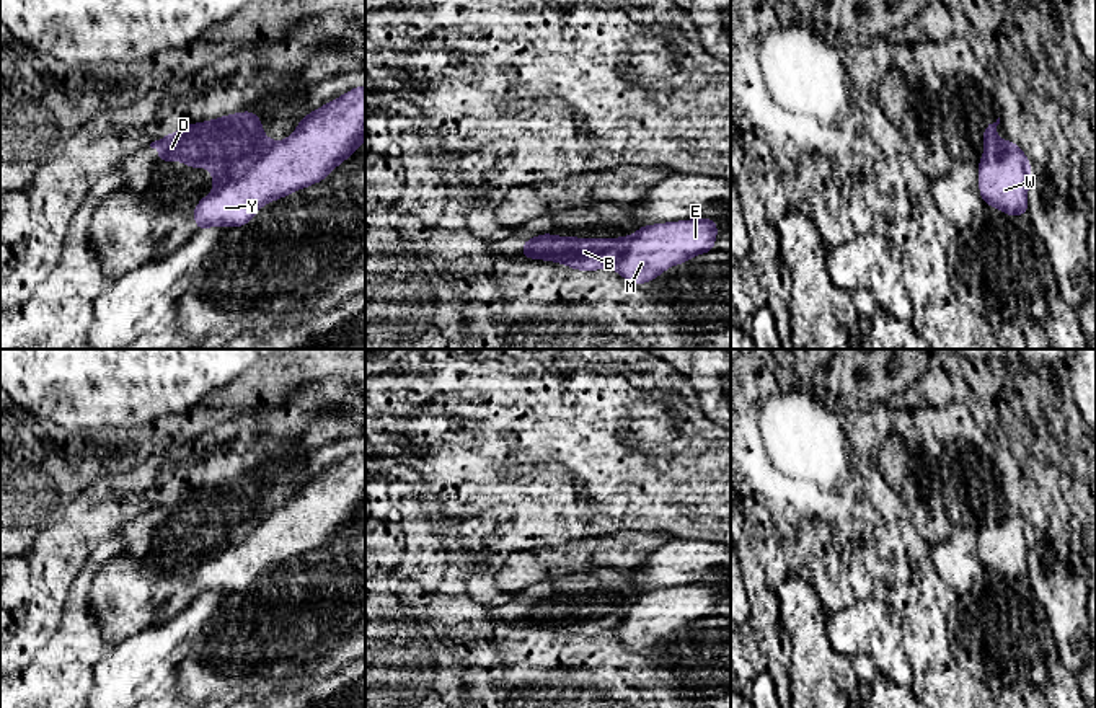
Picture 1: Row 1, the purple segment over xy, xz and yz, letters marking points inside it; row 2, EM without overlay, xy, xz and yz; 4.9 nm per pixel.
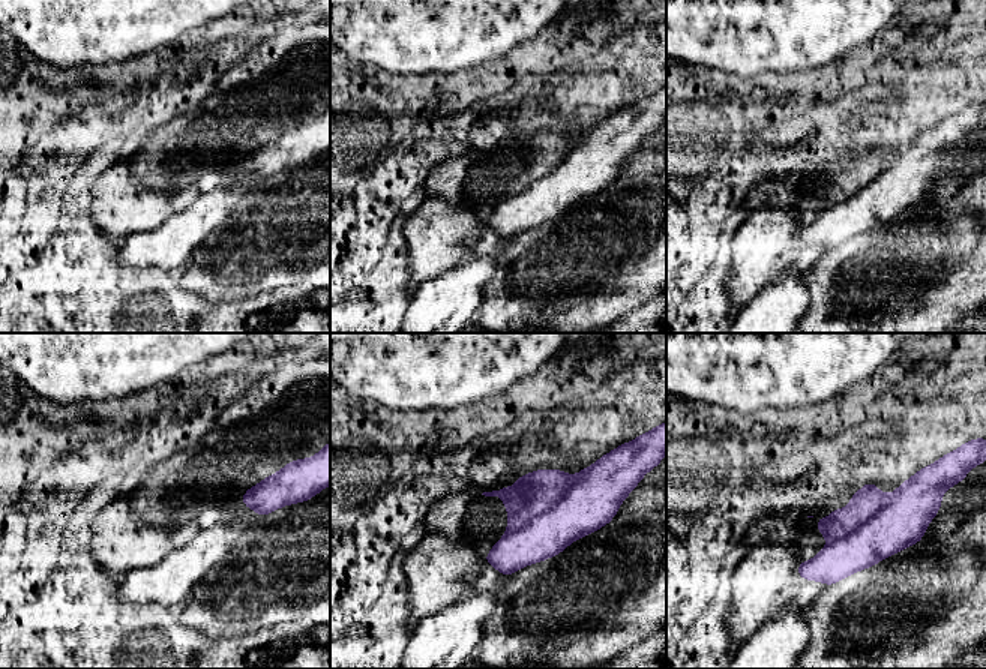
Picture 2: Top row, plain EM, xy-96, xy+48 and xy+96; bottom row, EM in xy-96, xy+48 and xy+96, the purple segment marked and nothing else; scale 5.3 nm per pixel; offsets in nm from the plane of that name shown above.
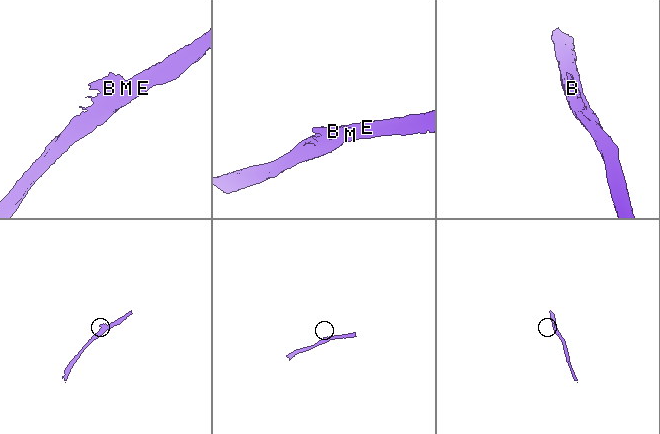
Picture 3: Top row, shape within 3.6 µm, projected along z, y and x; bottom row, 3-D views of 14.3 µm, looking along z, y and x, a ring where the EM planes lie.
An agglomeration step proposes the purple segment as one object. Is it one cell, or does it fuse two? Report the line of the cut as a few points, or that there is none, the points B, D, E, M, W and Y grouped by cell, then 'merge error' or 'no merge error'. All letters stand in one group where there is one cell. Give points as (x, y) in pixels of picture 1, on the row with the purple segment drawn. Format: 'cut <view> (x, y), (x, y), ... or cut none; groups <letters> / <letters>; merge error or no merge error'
cut xy (282, 142), (265, 152), (243, 173), (216, 188); groups B D / E M W Y; merge error

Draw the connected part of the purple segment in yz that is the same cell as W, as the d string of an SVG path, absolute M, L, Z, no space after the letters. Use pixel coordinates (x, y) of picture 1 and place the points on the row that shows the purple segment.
M1010 140L1000 155L979 160L977 176L983 204L1010 217L1028 214L1031 162L1019 145Z

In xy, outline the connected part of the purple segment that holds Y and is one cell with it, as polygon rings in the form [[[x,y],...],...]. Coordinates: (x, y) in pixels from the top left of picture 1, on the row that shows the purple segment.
[[[365,85],[298,121],[298,127],[240,178],[204,196],[191,210],[196,232],[241,227],[266,204],[323,181],[365,139]]]

